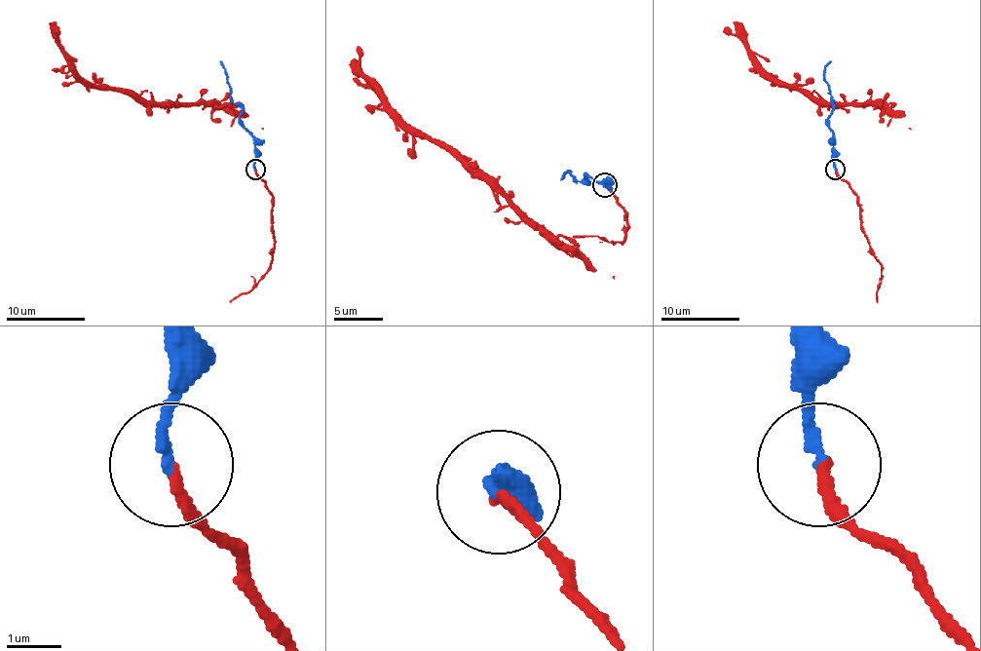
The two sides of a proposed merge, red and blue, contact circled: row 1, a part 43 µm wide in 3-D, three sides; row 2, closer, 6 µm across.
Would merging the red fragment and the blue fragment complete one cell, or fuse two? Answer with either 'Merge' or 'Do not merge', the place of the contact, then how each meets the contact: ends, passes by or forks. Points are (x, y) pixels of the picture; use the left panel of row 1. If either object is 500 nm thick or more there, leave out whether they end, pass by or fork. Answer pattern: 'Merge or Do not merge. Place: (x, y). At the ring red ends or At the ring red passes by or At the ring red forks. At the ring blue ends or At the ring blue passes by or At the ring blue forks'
Merge. Place: (255, 170). At the ring red ends. At the ring blue ends

